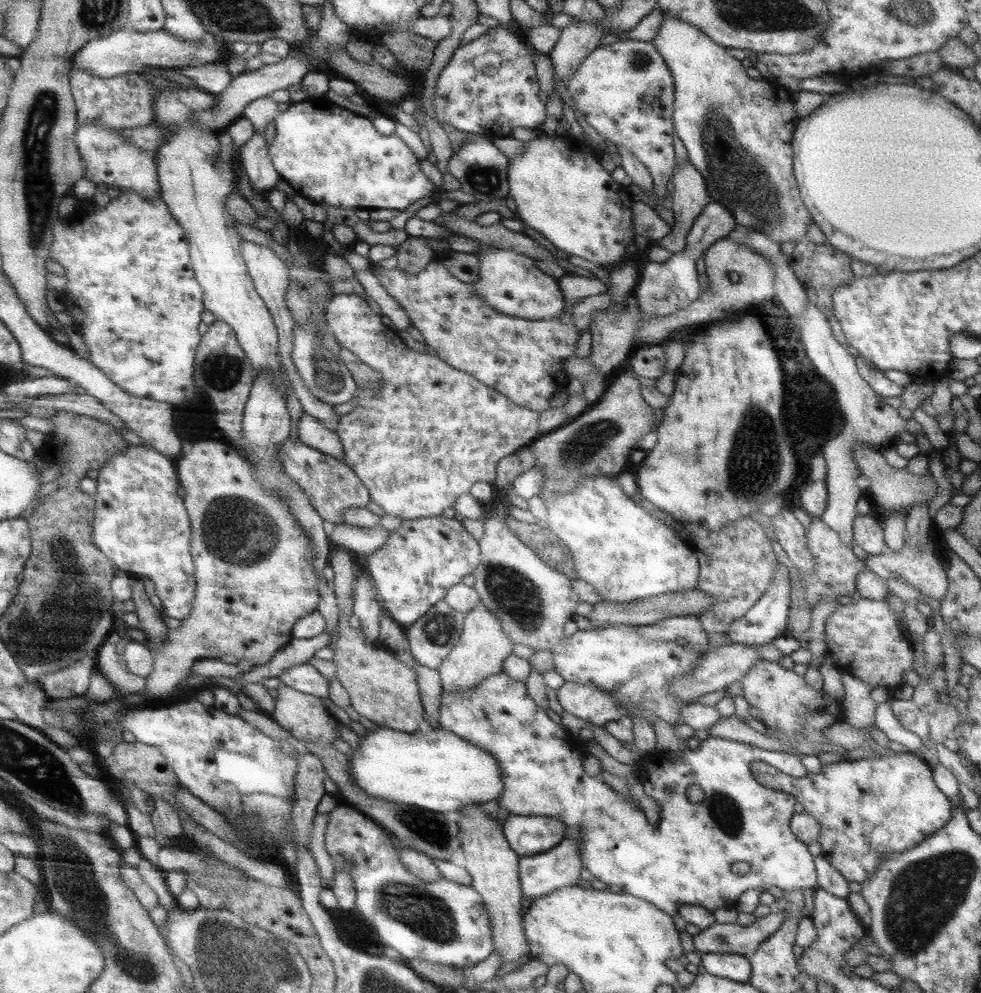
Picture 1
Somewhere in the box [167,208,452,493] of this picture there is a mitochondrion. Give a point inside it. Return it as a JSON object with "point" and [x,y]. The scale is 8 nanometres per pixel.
{"point":[330,377]}

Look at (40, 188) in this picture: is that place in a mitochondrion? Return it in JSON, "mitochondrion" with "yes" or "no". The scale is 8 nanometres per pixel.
{"mitochondrion":"yes"}

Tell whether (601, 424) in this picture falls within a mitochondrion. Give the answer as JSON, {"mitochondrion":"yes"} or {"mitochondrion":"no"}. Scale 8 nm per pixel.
{"mitochondrion":"yes"}

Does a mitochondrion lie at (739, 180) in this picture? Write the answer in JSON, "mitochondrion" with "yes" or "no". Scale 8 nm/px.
{"mitochondrion":"yes"}

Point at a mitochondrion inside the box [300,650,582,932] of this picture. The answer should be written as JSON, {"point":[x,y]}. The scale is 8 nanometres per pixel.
{"point":[436,833]}

